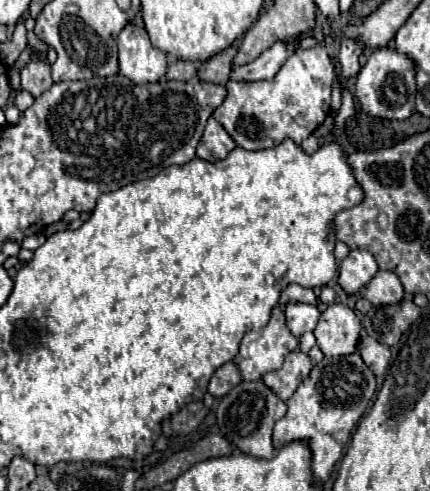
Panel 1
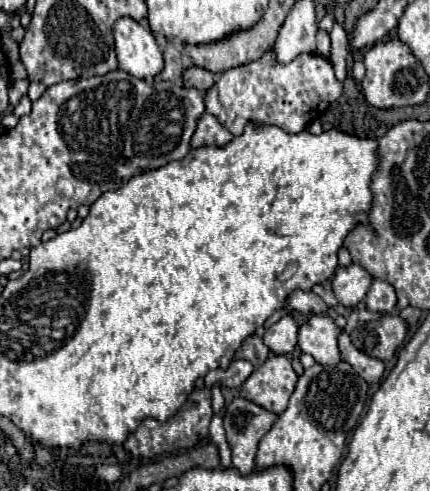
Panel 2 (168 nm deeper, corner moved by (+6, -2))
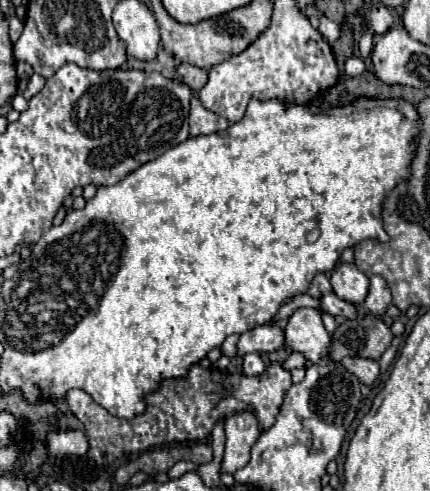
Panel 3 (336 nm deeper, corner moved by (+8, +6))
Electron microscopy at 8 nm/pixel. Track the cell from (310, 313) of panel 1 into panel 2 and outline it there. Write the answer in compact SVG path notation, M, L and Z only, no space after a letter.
M284 316L264 332L264 340L276 354L290 354L298 342L298 322L294 316Z

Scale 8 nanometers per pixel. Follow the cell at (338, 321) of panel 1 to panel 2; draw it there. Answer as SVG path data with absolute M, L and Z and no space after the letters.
M314 314L298 330L298 346L302 352L314 356L318 364L338 364L342 360L338 350L340 328L330 314Z

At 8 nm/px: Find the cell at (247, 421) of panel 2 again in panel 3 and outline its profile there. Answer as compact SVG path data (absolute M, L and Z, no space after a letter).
M240 412L226 420L226 450L220 464L220 474L234 474L250 460L250 448L260 436L258 420L252 412Z

